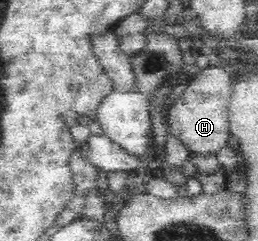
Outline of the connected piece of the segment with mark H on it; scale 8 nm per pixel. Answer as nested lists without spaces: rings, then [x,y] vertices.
[[[209,66],[191,76],[187,89],[183,91],[168,110],[167,127],[173,136],[181,140],[190,152],[219,153],[227,146],[231,132],[229,129],[229,103],[233,85],[224,67]]]

